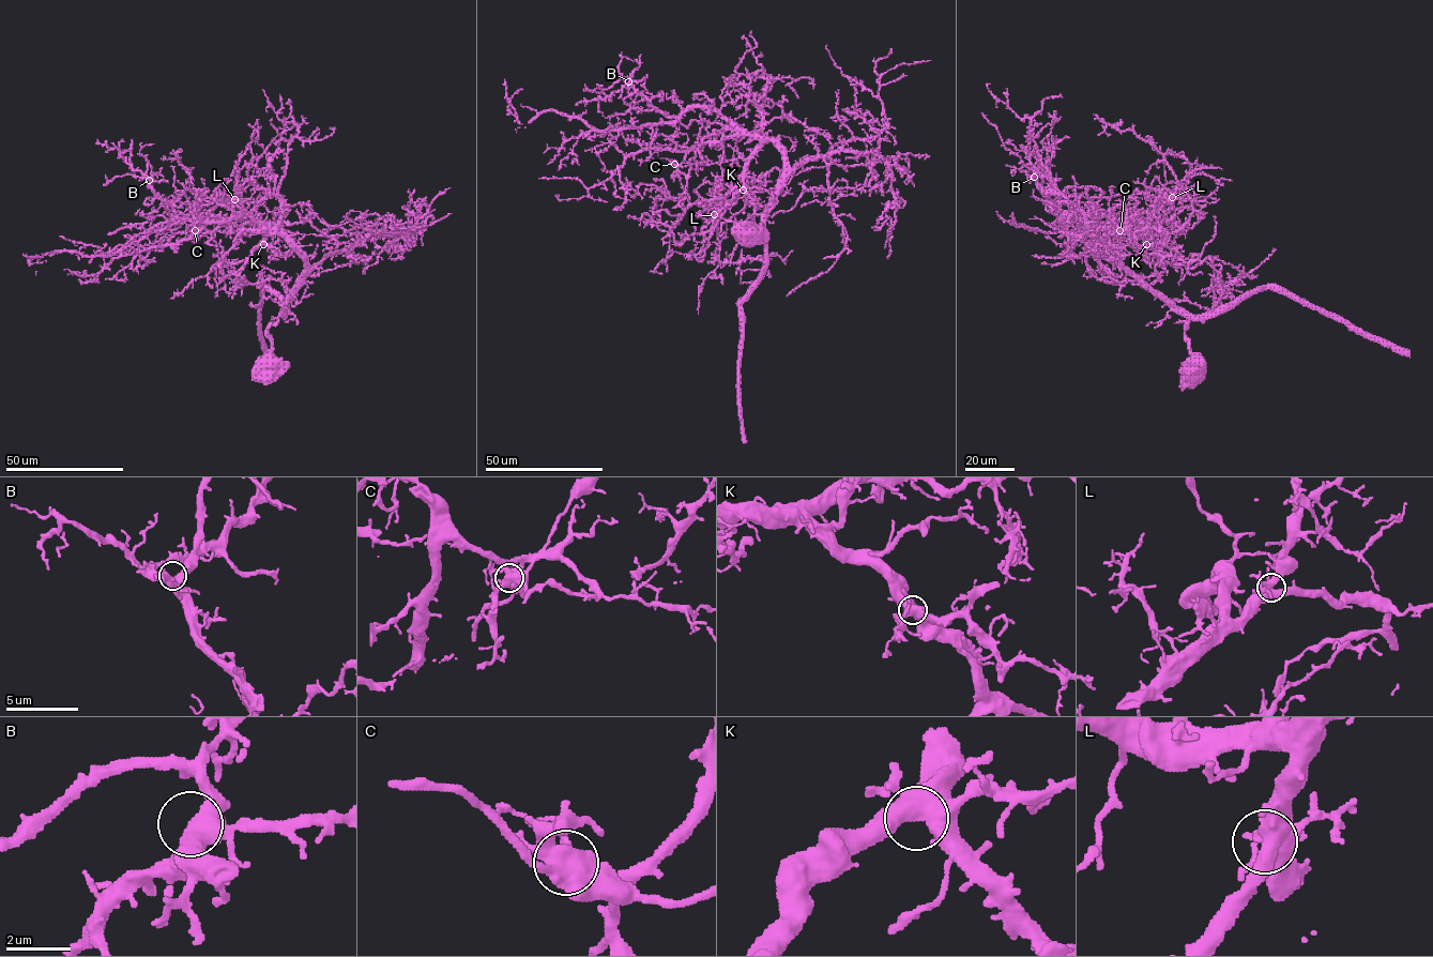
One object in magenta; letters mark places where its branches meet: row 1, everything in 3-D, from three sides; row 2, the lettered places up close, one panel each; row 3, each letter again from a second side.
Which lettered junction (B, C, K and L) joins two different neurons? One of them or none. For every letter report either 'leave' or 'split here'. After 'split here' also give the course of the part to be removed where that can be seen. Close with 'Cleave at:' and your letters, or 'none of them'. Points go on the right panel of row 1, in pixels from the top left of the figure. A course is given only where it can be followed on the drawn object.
B: leave
C: split here
K: leave
L: leave
Cleave at: C

